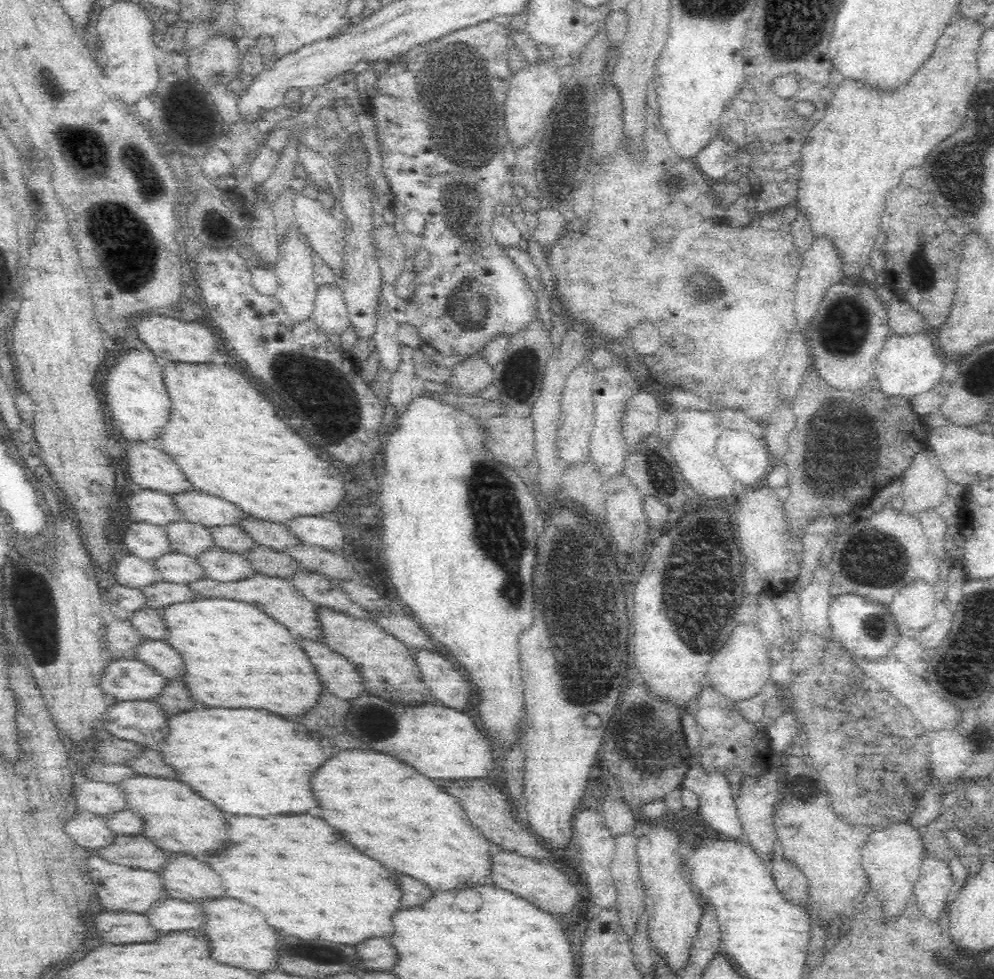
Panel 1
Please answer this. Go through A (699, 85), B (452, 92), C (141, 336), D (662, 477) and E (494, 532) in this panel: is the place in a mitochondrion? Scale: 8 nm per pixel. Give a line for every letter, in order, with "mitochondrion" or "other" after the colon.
A: other
B: mitochondrion
C: other
D: mitochondrion
E: mitochondrion

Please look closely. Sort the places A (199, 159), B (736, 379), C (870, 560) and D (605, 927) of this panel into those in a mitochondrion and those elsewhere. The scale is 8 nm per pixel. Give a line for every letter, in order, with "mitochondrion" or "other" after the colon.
A: other
B: other
C: mitochondrion
D: other

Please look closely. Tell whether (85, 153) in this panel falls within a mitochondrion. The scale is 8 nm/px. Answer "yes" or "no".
yes

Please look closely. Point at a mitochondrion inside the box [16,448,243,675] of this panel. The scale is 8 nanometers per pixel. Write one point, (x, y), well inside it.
(38, 623)

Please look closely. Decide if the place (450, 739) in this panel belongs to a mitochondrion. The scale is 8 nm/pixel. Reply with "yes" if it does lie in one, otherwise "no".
no

